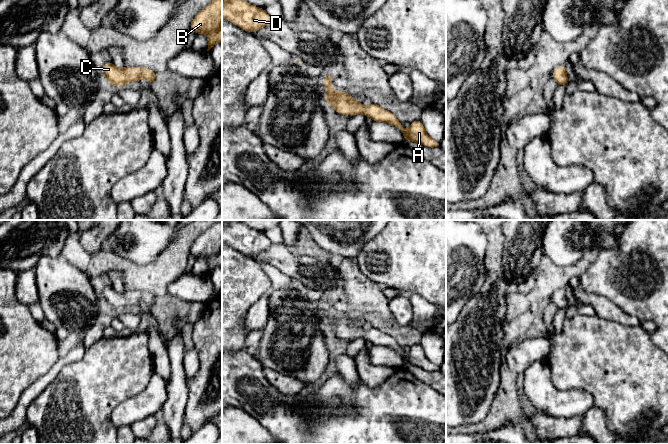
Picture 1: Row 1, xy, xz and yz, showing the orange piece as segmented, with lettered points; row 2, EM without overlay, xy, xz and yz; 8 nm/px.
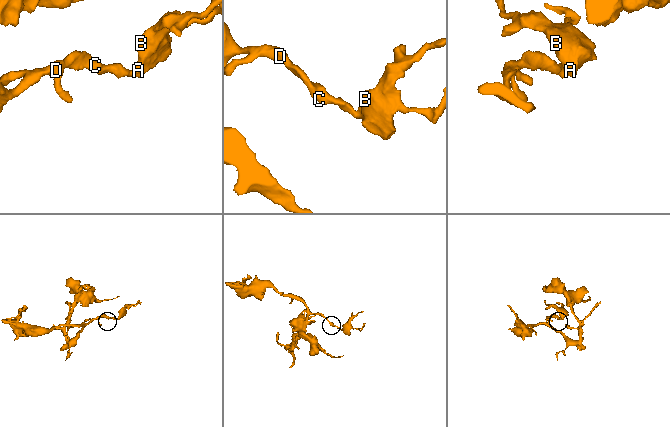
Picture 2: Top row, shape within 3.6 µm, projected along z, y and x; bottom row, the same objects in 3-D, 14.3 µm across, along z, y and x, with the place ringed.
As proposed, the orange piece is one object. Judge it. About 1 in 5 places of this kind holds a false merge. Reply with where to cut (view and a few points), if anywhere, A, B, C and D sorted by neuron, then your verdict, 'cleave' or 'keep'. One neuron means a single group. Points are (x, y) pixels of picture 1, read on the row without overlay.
no cut; A B C D; keep

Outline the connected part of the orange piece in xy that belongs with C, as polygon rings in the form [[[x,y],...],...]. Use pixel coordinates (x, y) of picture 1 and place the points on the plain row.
[[[108,285],[104,288],[102,296],[113,311],[123,311],[128,306],[140,305],[142,302],[152,309],[157,301],[157,298],[149,292],[124,291],[120,293]]]

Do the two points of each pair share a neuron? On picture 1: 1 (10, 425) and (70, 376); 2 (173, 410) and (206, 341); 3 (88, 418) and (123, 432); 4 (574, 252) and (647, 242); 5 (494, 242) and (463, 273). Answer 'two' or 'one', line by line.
1: two
2: two
3: two
4: two
5: two

